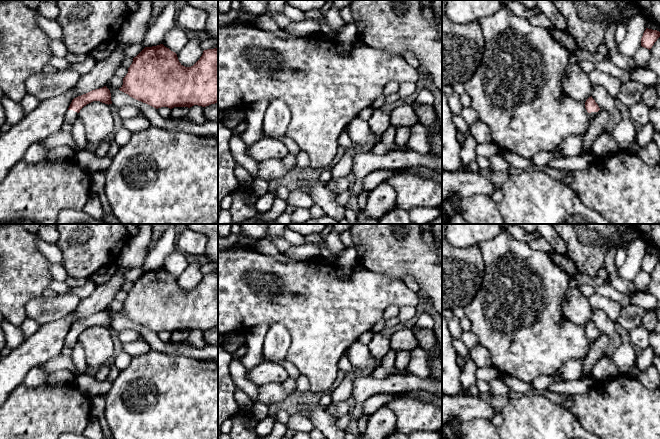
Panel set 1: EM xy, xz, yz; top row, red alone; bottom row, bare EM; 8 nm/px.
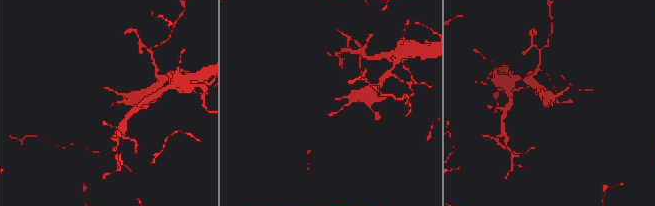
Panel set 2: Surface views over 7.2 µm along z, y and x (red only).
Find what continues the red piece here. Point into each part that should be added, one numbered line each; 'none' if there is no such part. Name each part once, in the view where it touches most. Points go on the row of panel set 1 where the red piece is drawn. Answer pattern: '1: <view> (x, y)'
1: xy (70, 116)

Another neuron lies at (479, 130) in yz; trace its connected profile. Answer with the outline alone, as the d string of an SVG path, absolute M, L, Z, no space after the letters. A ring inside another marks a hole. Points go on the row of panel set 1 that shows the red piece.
M478 120L470 126L470 133L477 143L491 142L491 134L486 123Z

